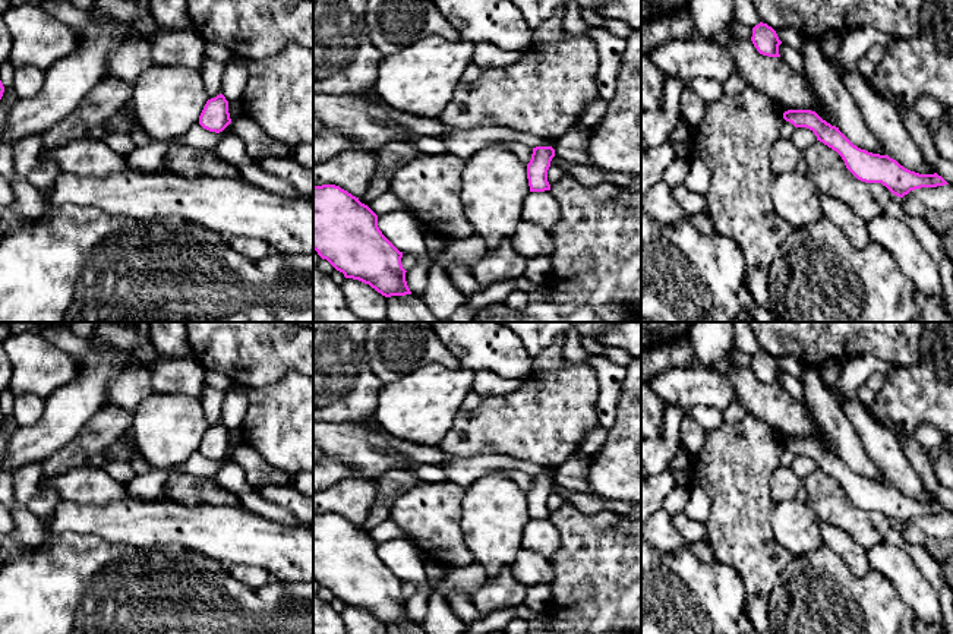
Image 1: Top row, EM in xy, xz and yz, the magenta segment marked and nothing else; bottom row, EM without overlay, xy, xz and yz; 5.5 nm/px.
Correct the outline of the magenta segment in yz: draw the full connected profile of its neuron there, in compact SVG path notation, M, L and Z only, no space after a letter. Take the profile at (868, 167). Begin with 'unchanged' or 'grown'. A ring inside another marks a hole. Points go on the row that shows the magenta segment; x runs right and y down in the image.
unchanged; M788 110L783 119L795 127L814 132L817 141L836 151L846 168L861 182L881 183L893 195L903 198L911 190L949 184L941 176L919 174L900 165L889 155L872 154L853 145L836 126L811 110Z

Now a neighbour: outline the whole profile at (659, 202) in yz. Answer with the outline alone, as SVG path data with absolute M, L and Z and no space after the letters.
M659 182L647 190L641 198L641 209L665 224L673 224L685 218L672 189L665 182Z

